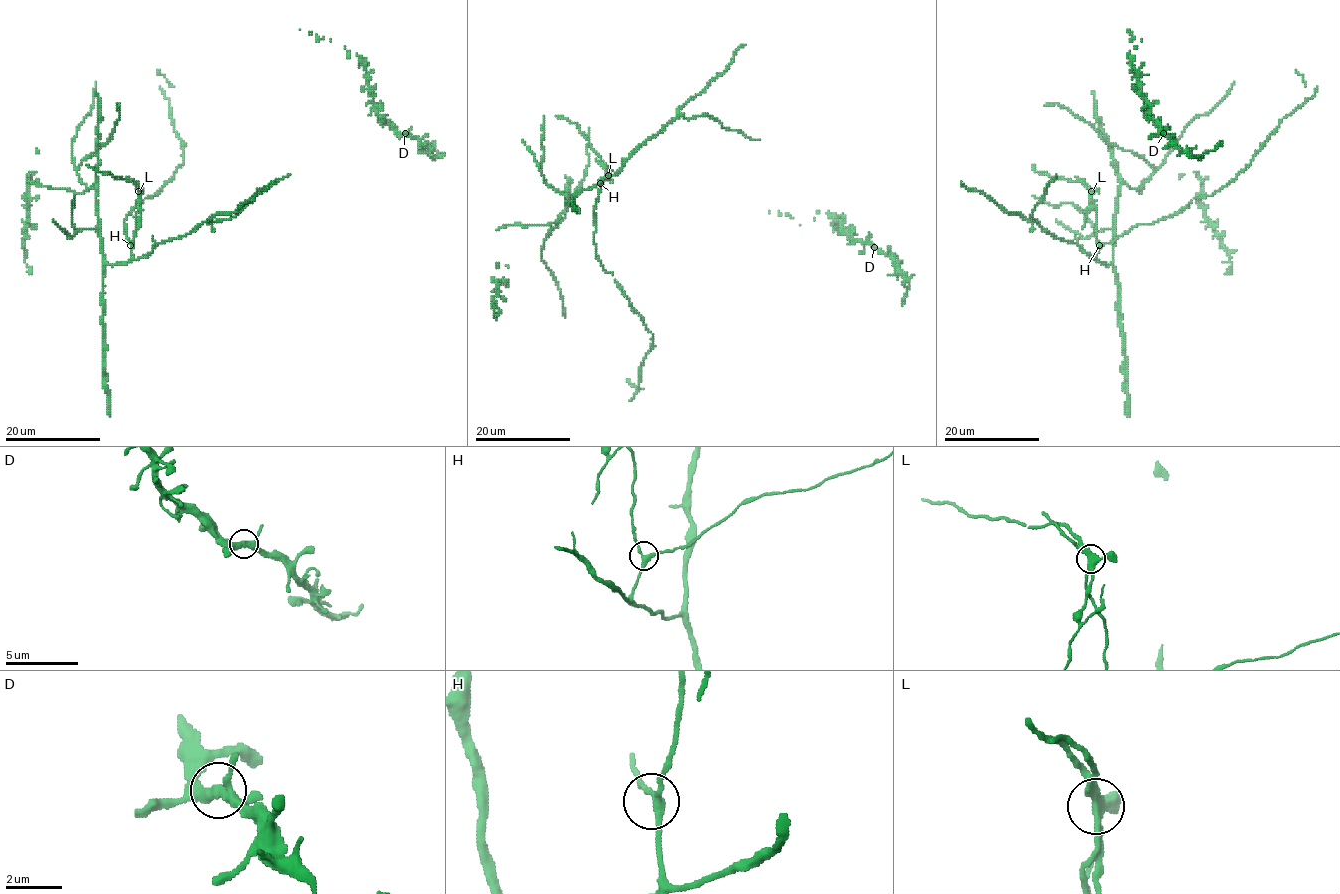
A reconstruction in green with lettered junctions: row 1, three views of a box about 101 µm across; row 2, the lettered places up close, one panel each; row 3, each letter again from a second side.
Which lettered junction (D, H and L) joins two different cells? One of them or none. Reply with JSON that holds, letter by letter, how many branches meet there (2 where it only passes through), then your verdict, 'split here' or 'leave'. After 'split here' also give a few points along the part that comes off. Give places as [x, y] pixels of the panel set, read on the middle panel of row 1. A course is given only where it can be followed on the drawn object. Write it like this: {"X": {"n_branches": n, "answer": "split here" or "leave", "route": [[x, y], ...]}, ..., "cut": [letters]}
{"D": {"n_branches": 3, "answer": "leave"}, "H": {"n_branches": 3, "answer": "leave"}, "L": {"n_branches": 3, "answer": "split here"}, "cut": ["L"]}

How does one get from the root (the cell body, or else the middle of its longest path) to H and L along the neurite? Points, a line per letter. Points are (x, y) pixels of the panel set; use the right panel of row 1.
H: (1059, 238), (1076, 242), (1093, 259), (1099, 245)
L: (1059, 238), (1076, 242), (1093, 259), (1096, 257), (1098, 241), (1096, 212), (1090, 201), (1091, 191)

